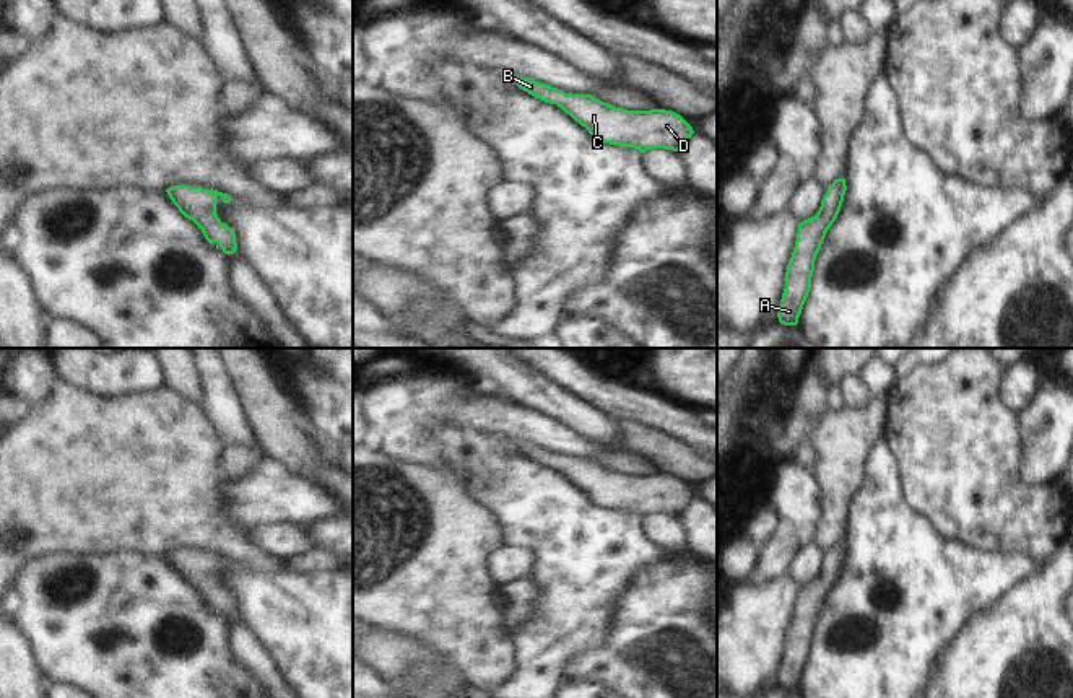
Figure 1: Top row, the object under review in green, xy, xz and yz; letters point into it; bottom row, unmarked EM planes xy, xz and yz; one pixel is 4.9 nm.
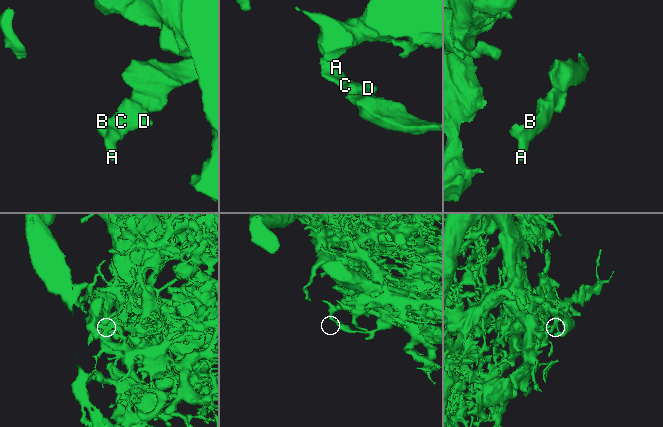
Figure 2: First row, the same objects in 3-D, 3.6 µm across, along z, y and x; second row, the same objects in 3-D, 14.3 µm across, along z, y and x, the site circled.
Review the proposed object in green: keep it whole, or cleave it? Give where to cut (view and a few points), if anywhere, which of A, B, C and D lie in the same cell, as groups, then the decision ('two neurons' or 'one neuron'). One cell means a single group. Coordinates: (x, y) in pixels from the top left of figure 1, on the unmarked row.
cut none; groups A B C D; one neuron

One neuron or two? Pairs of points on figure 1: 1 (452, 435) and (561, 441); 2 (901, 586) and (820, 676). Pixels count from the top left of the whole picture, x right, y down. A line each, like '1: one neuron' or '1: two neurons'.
1: two neurons
2: one neuron

